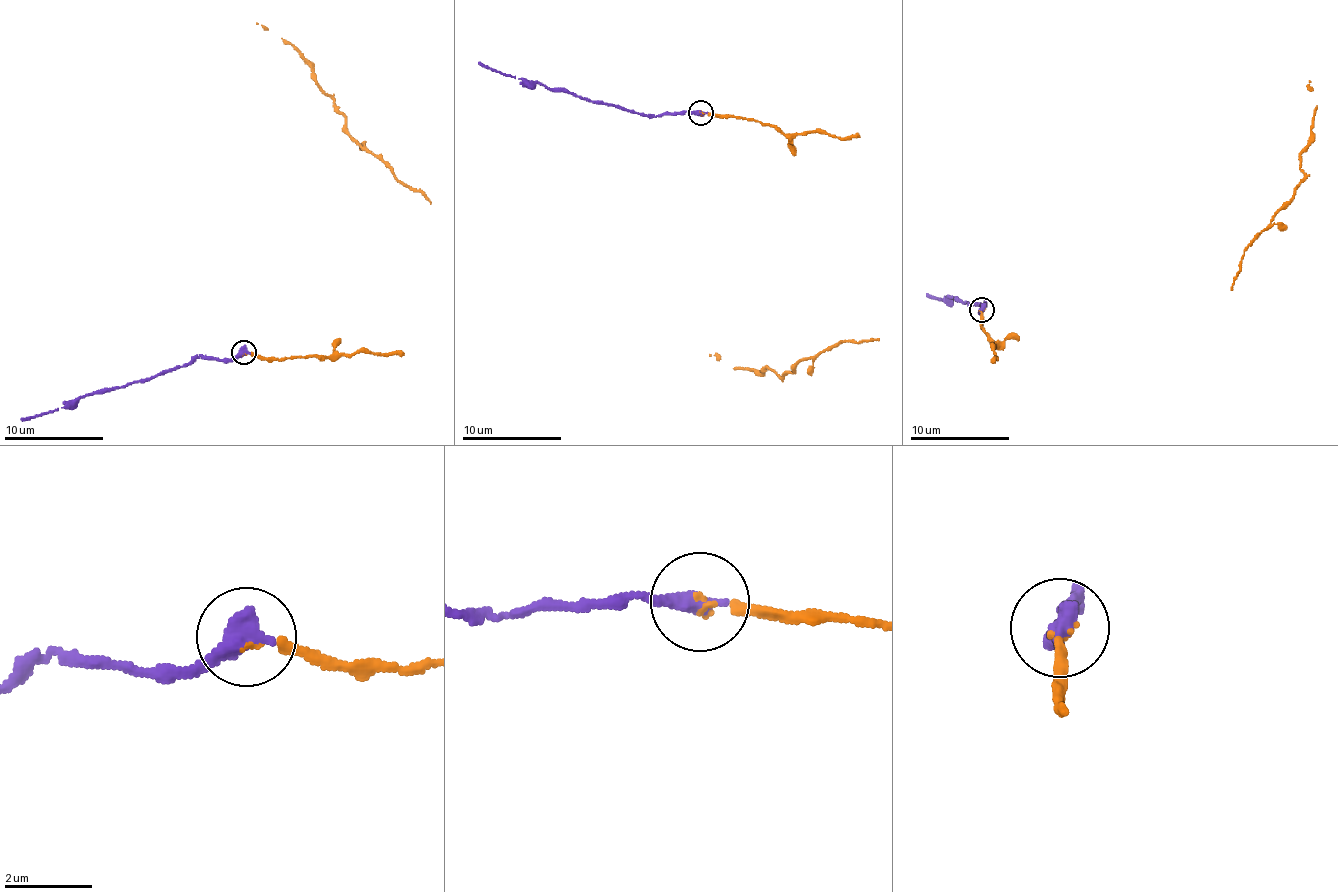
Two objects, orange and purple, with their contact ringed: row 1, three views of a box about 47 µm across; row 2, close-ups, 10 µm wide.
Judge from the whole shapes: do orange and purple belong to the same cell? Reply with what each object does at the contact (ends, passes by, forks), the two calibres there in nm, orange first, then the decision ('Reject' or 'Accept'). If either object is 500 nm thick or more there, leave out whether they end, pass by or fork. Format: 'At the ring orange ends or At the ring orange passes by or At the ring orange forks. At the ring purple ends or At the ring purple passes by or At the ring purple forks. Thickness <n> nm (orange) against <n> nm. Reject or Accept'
Thickness 140 nm (orange) against 550 nm. Accept

